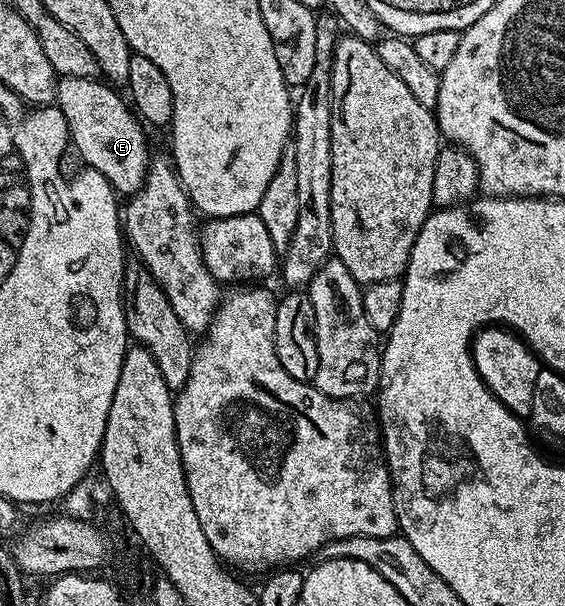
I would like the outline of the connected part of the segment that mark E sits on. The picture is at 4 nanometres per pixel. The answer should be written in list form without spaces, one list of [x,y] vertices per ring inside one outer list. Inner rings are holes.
[[[63,77],[56,84],[55,106],[60,108],[62,117],[66,117],[68,138],[74,151],[76,147],[77,153],[88,162],[85,164],[91,170],[102,173],[102,177],[106,177],[106,181],[110,181],[112,188],[121,196],[130,197],[143,185],[148,172],[150,154],[148,155],[147,133],[149,134],[149,132],[135,110],[126,102],[125,96],[123,94],[120,96],[116,91],[119,90],[115,86],[109,85],[99,78]]]

